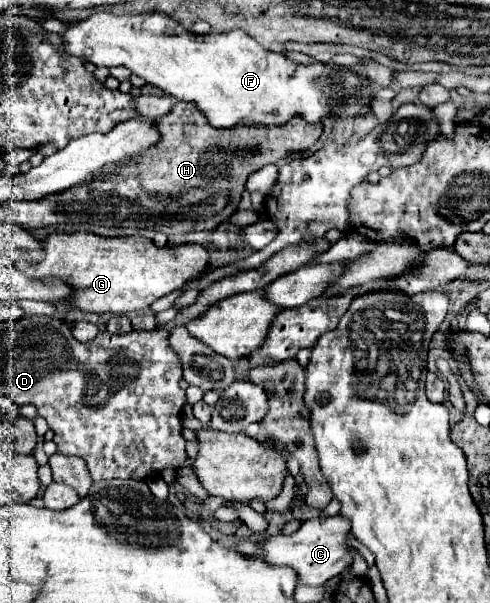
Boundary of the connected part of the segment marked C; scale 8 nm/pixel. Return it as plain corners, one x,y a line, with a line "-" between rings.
318,516
312,520
306,520
300,530
292,536
266,536
262,542
258,542
262,550
262,560
270,566
290,566
296,570
298,584
306,586
322,586
326,580
338,576
348,564
352,564
352,556
346,552
350,546
346,542
348,534
348,522
340,516

